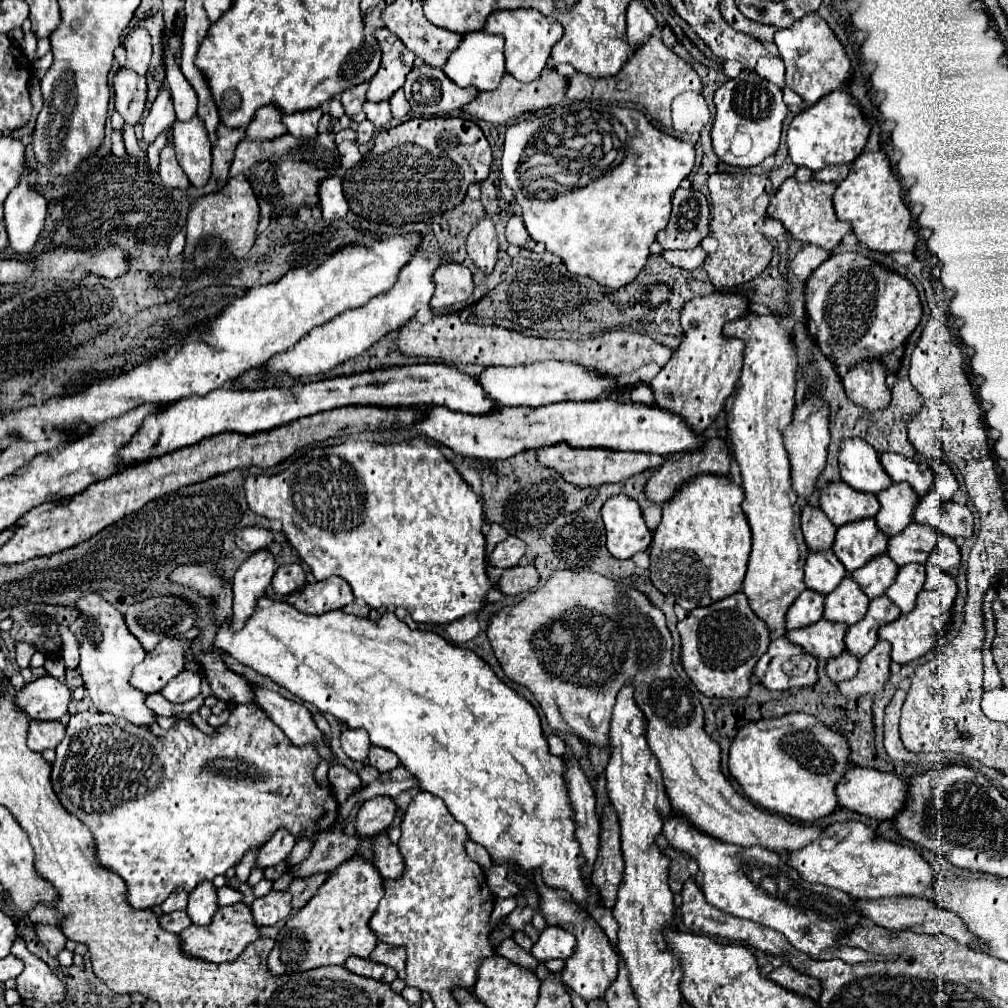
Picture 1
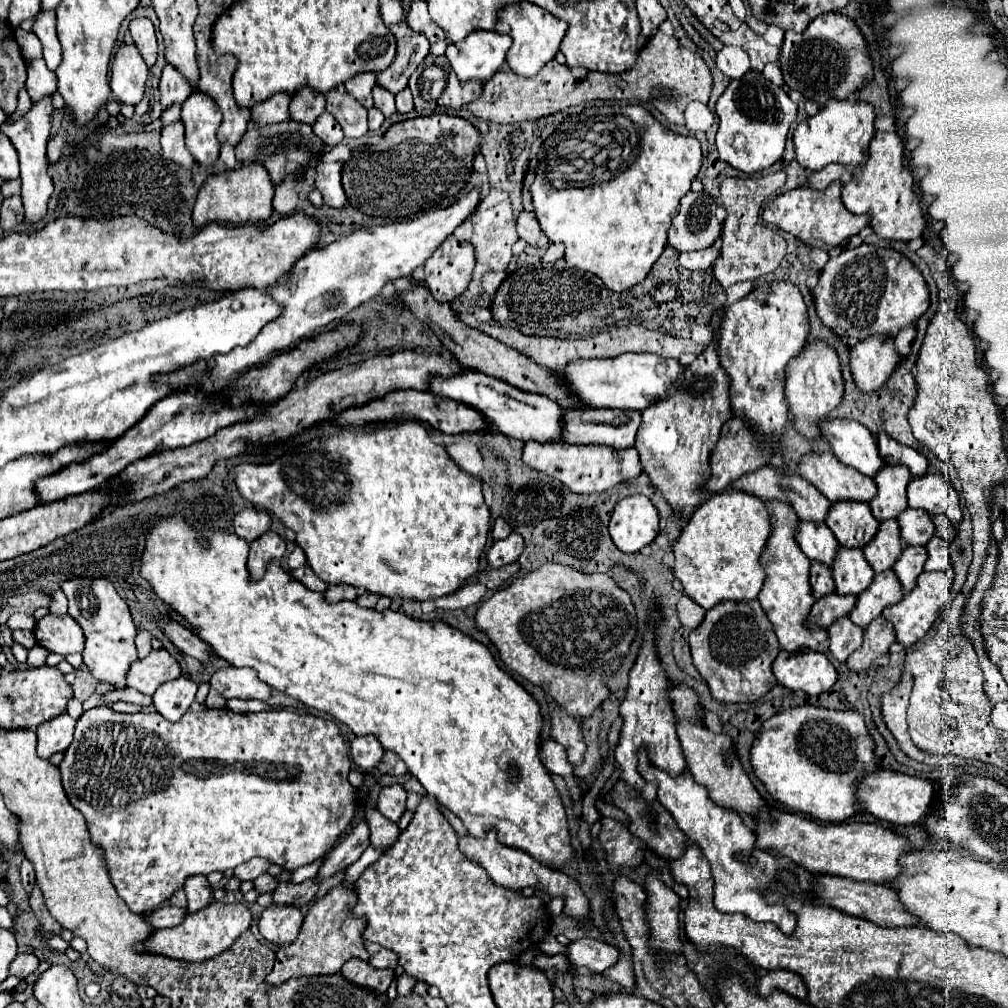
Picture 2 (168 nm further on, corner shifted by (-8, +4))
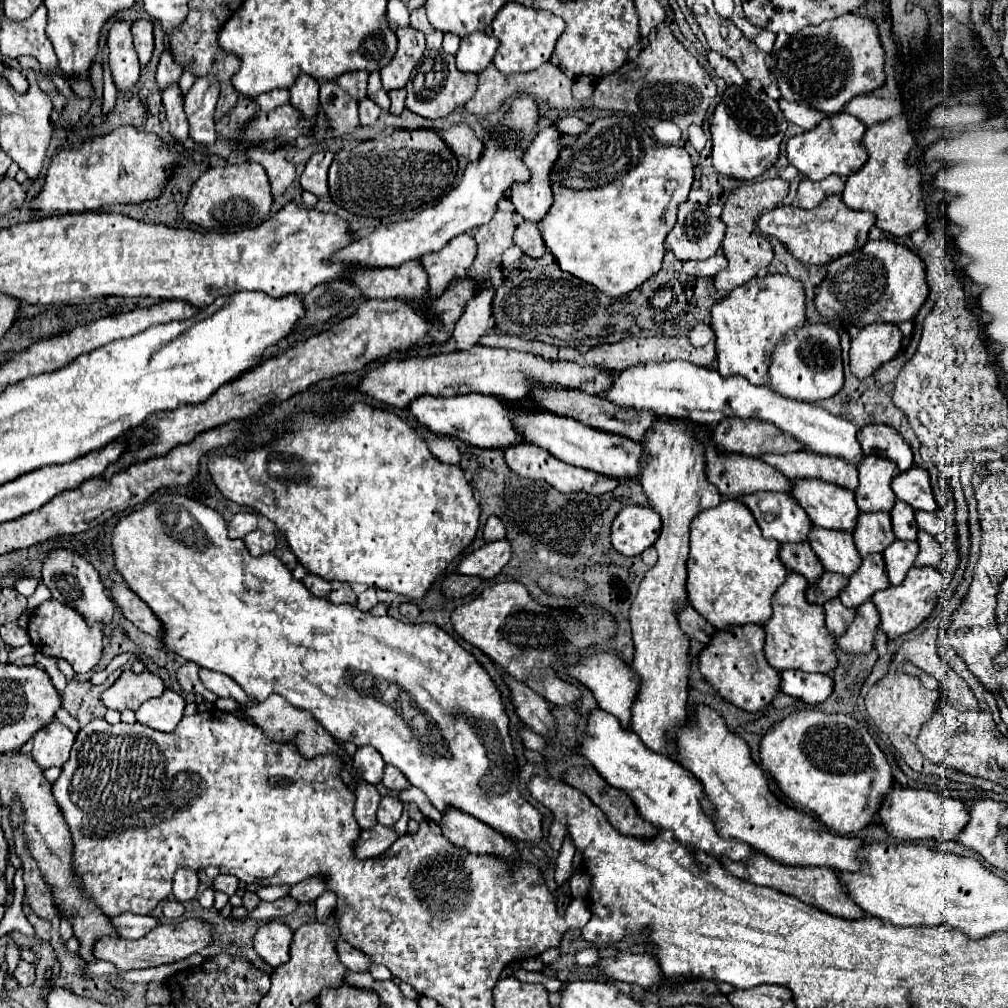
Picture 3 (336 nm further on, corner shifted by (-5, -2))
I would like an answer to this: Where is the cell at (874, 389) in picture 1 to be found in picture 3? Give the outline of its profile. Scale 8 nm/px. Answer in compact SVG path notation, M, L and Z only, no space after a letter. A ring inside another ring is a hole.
M874 323L862 327L850 343L850 367L860 379L872 375L880 365L900 353L902 333L898 325Z

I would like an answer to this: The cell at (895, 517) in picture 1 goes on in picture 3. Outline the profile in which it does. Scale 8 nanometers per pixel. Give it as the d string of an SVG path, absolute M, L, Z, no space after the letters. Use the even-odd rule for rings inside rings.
M864 455L858 467L860 487L856 487L856 505L864 513L874 511L890 511L894 507L894 491L890 489L890 481L896 475L896 463L884 459L880 455Z

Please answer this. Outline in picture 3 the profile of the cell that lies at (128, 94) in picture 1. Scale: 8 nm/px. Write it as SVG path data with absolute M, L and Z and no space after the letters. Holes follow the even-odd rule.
M116 21L110 27L108 47L110 47L110 69L114 83L118 91L126 91L136 83L140 75L140 63L136 49L132 45L132 33L128 21Z

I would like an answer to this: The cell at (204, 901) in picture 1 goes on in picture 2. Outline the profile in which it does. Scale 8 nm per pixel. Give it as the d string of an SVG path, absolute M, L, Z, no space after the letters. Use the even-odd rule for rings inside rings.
M193 875L185 881L185 893L189 899L189 913L197 913L199 909L205 909L213 901L213 889L205 875Z

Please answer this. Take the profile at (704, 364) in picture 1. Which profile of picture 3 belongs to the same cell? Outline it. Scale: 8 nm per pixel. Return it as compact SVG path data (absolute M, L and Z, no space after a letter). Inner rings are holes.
M656 421L642 443L646 461L642 465L640 485L646 497L652 501L652 509L662 519L662 531L654 545L658 551L658 563L648 569L640 589L630 607L630 623L634 635L634 661L632 669L640 675L642 685L632 707L632 731L652 751L666 755L674 751L672 743L666 743L666 731L680 725L686 719L688 701L688 675L690 675L690 637L678 625L678 611L688 603L686 599L686 559L690 521L704 509L716 507L722 499L716 487L704 473L704 445L698 441L694 427L684 421L662 423Z

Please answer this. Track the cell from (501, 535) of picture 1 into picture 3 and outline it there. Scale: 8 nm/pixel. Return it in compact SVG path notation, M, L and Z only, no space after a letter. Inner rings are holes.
M488 517L486 525L484 525L484 539L486 541L498 541L498 539L504 539L506 531L504 531L504 525L498 517Z

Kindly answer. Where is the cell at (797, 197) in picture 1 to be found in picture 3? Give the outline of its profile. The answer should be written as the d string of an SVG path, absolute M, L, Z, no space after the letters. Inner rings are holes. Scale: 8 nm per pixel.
M830 195L814 209L800 209L796 205L780 205L766 211L758 219L758 227L764 235L776 237L786 249L804 265L828 265L830 261L864 247L868 241L868 231L874 225L874 215L870 211L854 211L844 205L840 195Z

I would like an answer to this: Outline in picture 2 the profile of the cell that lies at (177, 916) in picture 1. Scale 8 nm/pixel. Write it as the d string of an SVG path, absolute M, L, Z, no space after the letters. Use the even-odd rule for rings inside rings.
M163 905L161 909L157 909L149 915L149 921L151 921L153 927L163 929L163 927L177 927L179 923L183 923L185 917L187 917L187 909L173 907L173 905Z

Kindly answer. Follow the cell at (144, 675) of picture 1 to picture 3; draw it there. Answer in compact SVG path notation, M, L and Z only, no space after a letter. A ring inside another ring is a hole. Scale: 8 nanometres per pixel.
M122 671L122 675L116 679L112 687L108 687L100 699L106 709L114 711L136 711L146 699L158 697L164 691L164 683L160 677L152 675L150 671L144 671L140 675L132 671Z

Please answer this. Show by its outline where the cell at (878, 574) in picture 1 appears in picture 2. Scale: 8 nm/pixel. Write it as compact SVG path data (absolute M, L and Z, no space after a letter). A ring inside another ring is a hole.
M881 521L879 533L875 539L867 545L865 559L873 567L875 573L881 573L883 569L893 569L895 559L899 557L899 551L903 551L903 543L899 537L899 525L897 521Z

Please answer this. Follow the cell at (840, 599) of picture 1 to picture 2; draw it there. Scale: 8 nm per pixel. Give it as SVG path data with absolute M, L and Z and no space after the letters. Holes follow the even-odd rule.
M839 547L835 565L833 565L833 579L835 579L835 593L839 595L853 595L859 597L867 585L875 579L875 571L867 565L863 553L859 549L845 549Z

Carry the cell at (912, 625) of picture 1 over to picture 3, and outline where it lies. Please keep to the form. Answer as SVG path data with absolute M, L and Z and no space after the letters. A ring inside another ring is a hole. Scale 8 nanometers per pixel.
M912 567L912 571L908 571L908 575L904 577L904 583L900 583L900 587L890 585L888 589L876 591L876 595L872 595L872 601L880 613L882 631L890 639L896 639L898 635L904 635L904 633L916 629L932 613L932 609L936 607L942 593L944 593L944 577L940 575L938 569Z

